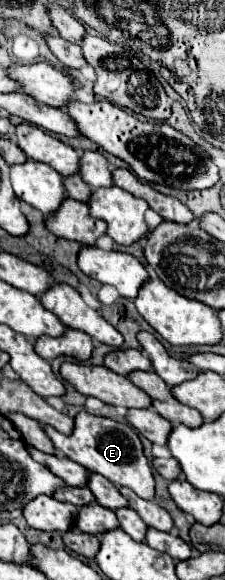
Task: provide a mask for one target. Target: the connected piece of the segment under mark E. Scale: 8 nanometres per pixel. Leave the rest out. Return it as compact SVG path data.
M80 411L74 419L74 431L72 435L62 435L50 425L44 425L44 433L50 437L50 441L56 447L56 453L80 463L92 473L100 473L106 479L110 479L114 485L126 485L130 487L138 497L152 499L154 497L154 477L148 465L148 459L144 457L142 443L138 439L138 433L128 423L118 423L114 419L98 417L88 411Z

